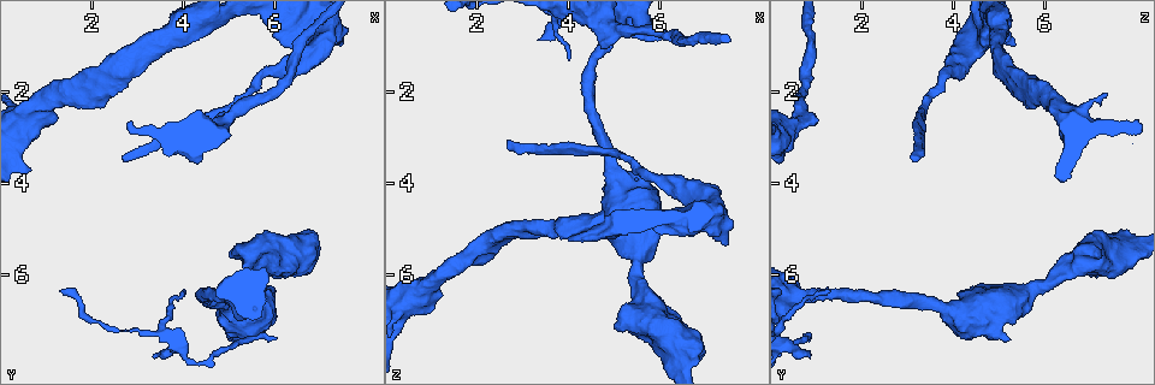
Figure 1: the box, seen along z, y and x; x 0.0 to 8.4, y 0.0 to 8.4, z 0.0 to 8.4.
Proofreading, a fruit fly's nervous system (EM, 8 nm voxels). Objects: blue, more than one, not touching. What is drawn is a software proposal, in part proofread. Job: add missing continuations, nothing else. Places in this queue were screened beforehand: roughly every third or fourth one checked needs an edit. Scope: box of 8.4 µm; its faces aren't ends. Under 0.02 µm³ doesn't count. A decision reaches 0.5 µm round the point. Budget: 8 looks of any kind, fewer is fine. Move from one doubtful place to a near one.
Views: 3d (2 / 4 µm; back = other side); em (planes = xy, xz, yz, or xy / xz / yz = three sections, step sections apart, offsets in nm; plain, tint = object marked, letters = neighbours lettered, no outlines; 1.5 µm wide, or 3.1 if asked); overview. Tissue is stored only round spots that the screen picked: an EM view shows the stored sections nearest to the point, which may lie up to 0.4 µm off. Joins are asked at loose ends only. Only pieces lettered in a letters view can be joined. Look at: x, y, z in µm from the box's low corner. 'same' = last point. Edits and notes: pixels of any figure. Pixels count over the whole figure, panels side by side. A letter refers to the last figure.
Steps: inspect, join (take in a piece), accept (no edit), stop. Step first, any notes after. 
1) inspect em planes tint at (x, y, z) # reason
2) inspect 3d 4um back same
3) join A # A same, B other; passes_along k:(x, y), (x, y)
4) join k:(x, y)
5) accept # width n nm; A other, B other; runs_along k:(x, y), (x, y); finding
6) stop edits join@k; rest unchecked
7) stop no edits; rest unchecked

inspect 3d 4um at (7.50, 0.90, 5.40) # stops while still wide

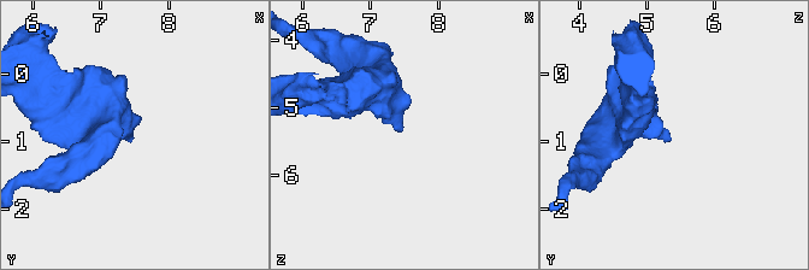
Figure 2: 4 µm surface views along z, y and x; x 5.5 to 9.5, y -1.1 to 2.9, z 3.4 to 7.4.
inspect em planes letters at (7.45, 0.95, 5.35)

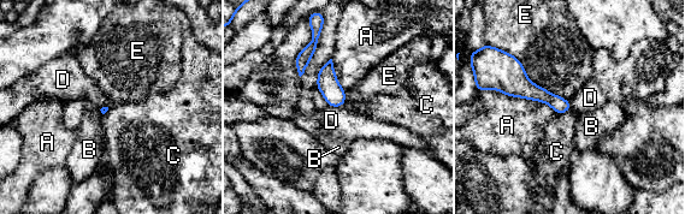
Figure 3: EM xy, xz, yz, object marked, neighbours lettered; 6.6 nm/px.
accept # longest_contact E 550 nm; A other, B other, C other, D other, E other; no lettered piece goes on from it

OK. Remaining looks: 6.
inspect em xz step 4 tint at (2.55, 2.00, 5.35) # free end

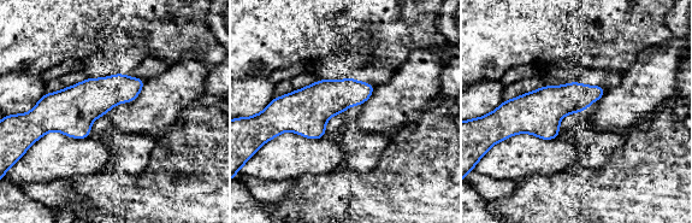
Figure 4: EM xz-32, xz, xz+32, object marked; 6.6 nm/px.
inspect em planes letters same # cut it another way

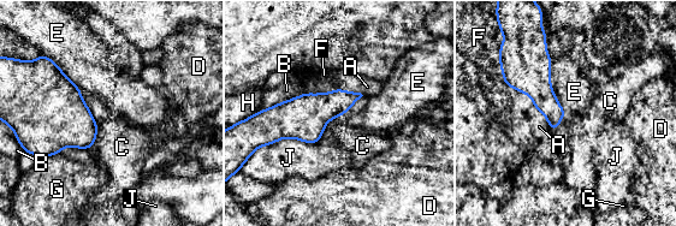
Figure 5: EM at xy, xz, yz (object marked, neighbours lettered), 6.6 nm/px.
accept # A other, B other, C other, D other, E other, F other, G other, H other, J other; border 5:(98, 124), (98, 134), (92, 148); none of them fits

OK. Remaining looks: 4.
inspect em planes letters at (3.40, 7.80, 0.95) # free end

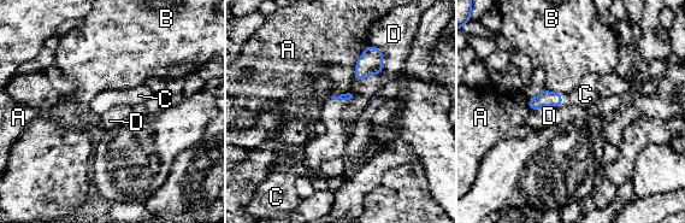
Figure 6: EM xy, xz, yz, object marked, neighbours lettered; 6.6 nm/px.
join C # A other, B other, C same, D other; it goes on there

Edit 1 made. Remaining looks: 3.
stop edits join@6; rest unchecked

